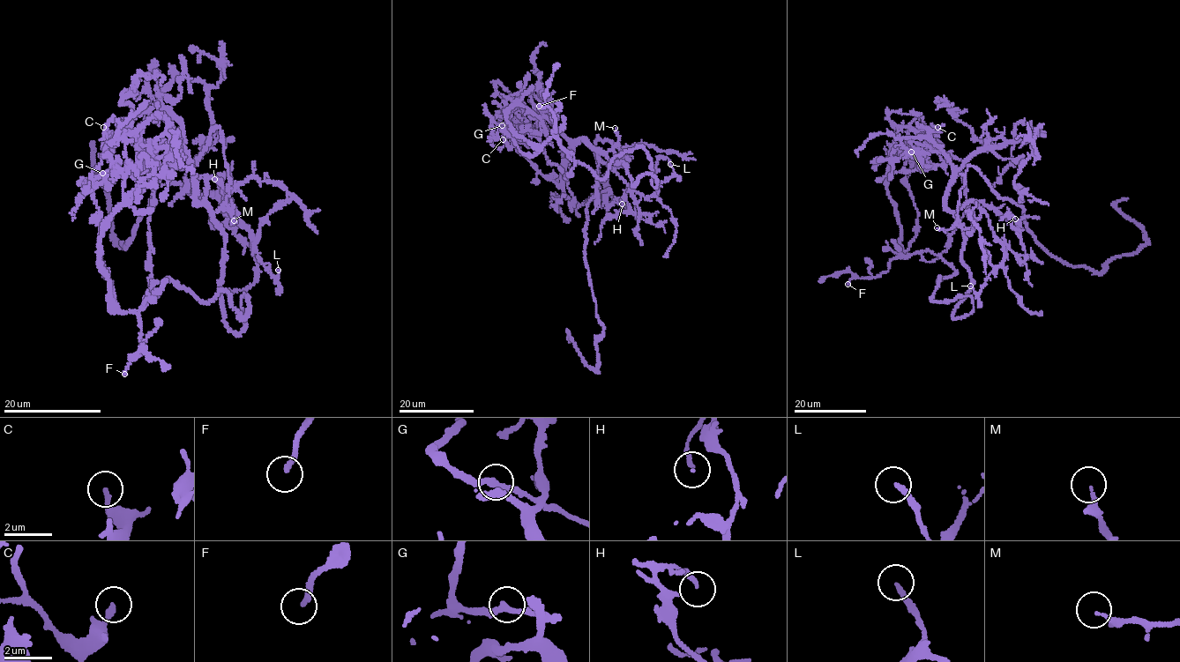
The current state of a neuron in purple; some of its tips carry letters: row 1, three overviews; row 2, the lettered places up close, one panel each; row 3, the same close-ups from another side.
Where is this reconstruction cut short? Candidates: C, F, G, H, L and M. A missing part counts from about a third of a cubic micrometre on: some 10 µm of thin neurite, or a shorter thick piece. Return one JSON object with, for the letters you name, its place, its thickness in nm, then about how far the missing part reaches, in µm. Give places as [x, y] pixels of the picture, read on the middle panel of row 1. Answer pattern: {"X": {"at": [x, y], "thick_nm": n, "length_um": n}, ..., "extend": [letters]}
{"F": {"at": [539, 106], "thick_nm": 200, "length_um": 20}, "L": {"at": [670, 164], "thick_nm": 200, "length_um": 10}, "M": {"at": [615, 128], "thick_nm": 130, "length_um": 6}, "extend": ["F", "L", "M"]}

